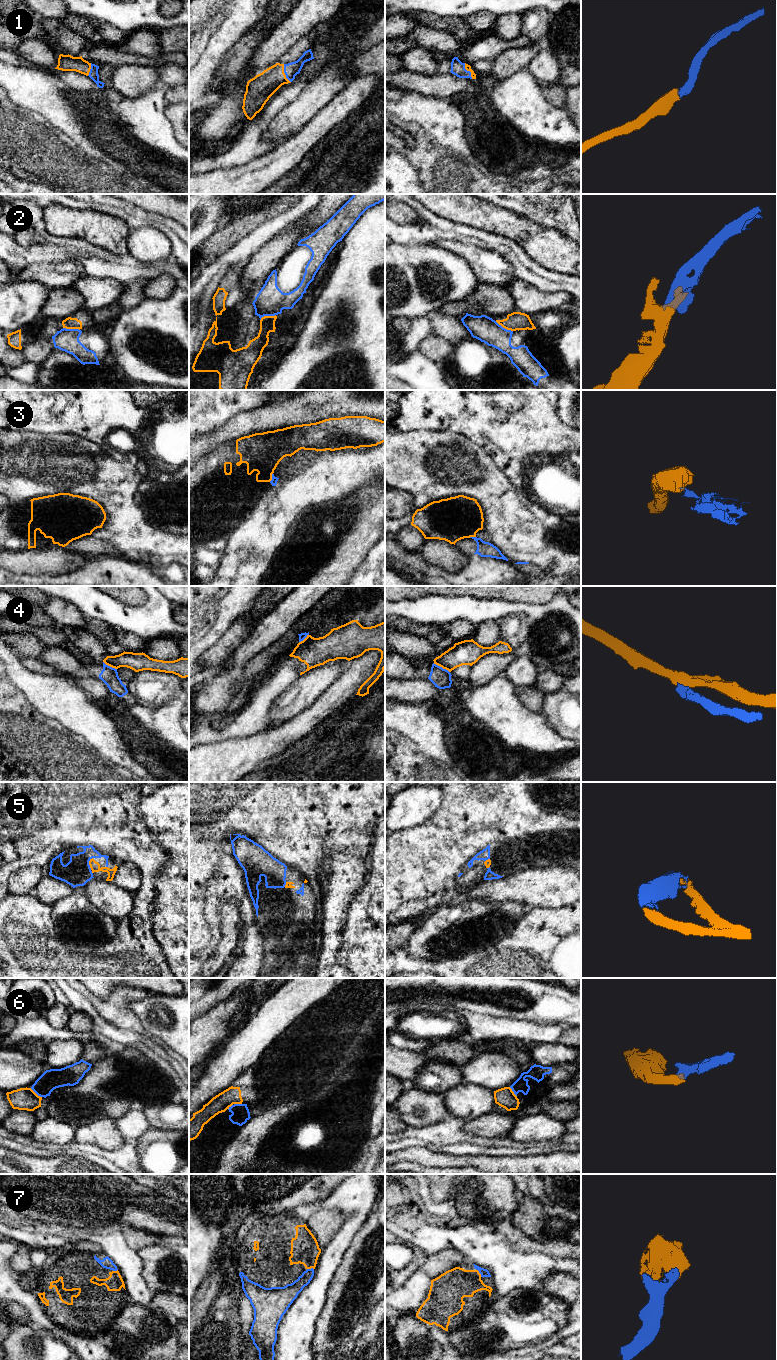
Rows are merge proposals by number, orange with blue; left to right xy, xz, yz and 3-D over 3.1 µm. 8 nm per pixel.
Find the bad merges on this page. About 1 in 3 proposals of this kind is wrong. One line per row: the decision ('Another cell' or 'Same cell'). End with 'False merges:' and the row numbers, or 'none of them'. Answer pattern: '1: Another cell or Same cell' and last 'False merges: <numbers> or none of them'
1: Same cell
2: Another cell
3: Another cell
4: Another cell
5: Same cell
6: Same cell
7: Same cell
False merges: 2, 3, 4

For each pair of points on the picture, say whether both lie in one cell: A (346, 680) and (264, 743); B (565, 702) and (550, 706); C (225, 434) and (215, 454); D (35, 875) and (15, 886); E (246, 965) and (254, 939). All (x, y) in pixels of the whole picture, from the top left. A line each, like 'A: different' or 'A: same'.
A: same
B: same
C: different
D: same
E: same

